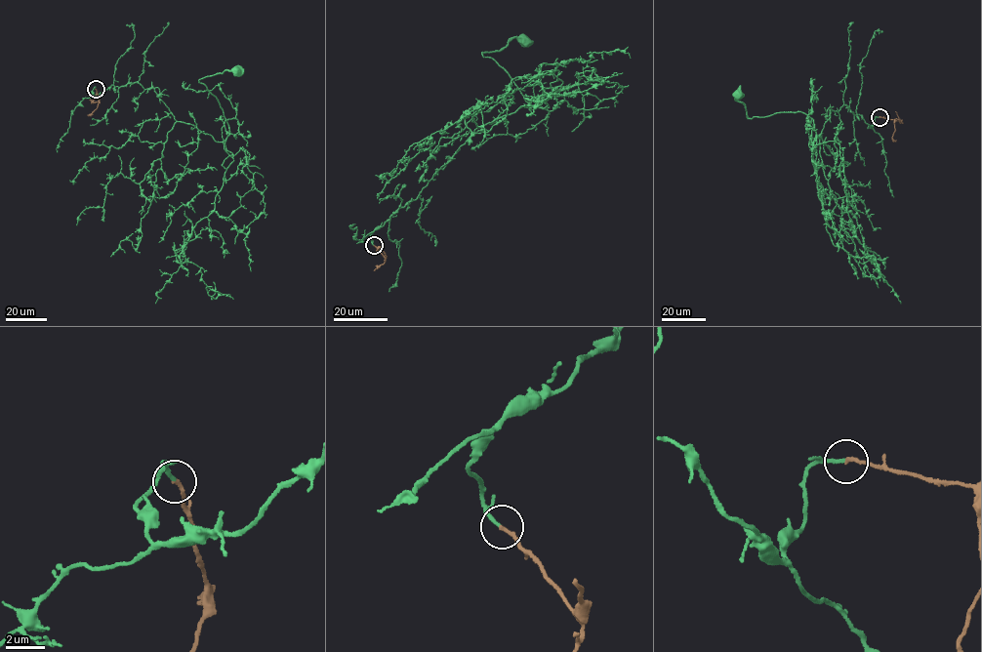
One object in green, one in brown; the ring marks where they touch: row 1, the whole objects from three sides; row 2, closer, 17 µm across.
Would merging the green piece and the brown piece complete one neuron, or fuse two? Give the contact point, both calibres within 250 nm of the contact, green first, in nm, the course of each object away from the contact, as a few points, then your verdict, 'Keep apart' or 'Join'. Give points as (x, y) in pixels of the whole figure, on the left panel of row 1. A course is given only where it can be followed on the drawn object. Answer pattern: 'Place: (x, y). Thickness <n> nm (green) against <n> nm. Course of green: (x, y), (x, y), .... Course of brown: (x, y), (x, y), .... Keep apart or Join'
Place: (96, 89). Thickness 180 nm (green) against 200 nm. Course of green: (96, 89), (151, 87), (174, 118), (223, 142), (228, 126), (199, 81), (237, 71). Course of brown: (96, 89), (98, 104), (88, 114). Join

